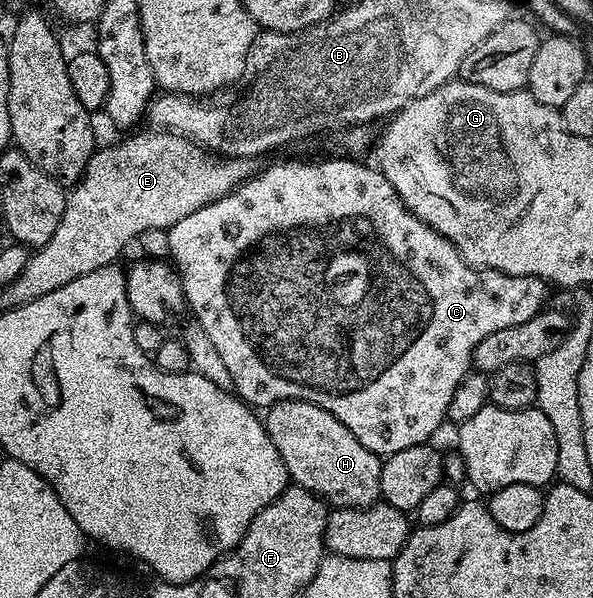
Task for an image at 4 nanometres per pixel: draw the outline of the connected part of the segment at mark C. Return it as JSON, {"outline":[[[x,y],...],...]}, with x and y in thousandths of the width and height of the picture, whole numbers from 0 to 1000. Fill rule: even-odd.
{"outline":[[[597,263],[575,264],[543,266],[538,273],[521,273],[516,266],[482,266],[477,273],[462,273],[457,279],[445,281],[444,286],[440,281],[391,323],[371,329],[371,336],[358,336],[351,343],[344,343],[344,349],[331,349],[331,356],[317,356],[317,363],[310,363],[310,370],[297,370],[297,376],[290,376],[278,388],[280,413],[287,418],[288,430],[285,428],[285,431],[297,448],[300,462],[307,467],[307,487],[314,492],[319,518],[322,522],[327,518],[325,532],[344,550],[344,557],[351,557],[358,577],[364,577],[364,590],[371,590],[379,614],[384,615],[384,624],[391,624],[393,652],[403,667],[420,674],[430,684],[457,681],[470,667],[511,667],[526,677],[540,677],[540,684],[553,684],[553,691],[560,691],[560,697],[580,704],[580,711],[587,711],[594,731],[600,731],[600,737],[607,737],[607,744],[614,744],[614,751],[627,751],[627,758],[634,758],[639,764],[649,764],[661,758],[675,758],[675,751],[688,751],[725,737],[725,732],[737,724],[739,712],[745,706],[754,706],[757,672],[762,671],[762,661],[767,657],[771,645],[796,620],[803,577],[809,577],[809,570],[816,570],[816,564],[826,562],[828,557],[838,557],[843,550],[857,550],[857,543],[884,543],[884,537],[904,530],[907,522],[922,512],[921,487],[924,487],[924,475],[916,467],[906,467],[904,463],[852,460],[841,453],[808,453],[804,446],[793,445],[782,436],[777,423],[766,415],[762,403],[755,403],[720,373],[708,370],[678,341],[678,331],[671,328],[668,316],[661,316],[661,309],[648,296],[648,289],[637,284],[636,278],[624,274],[622,279],[621,274],[610,273],[617,269],[605,269]]]}

